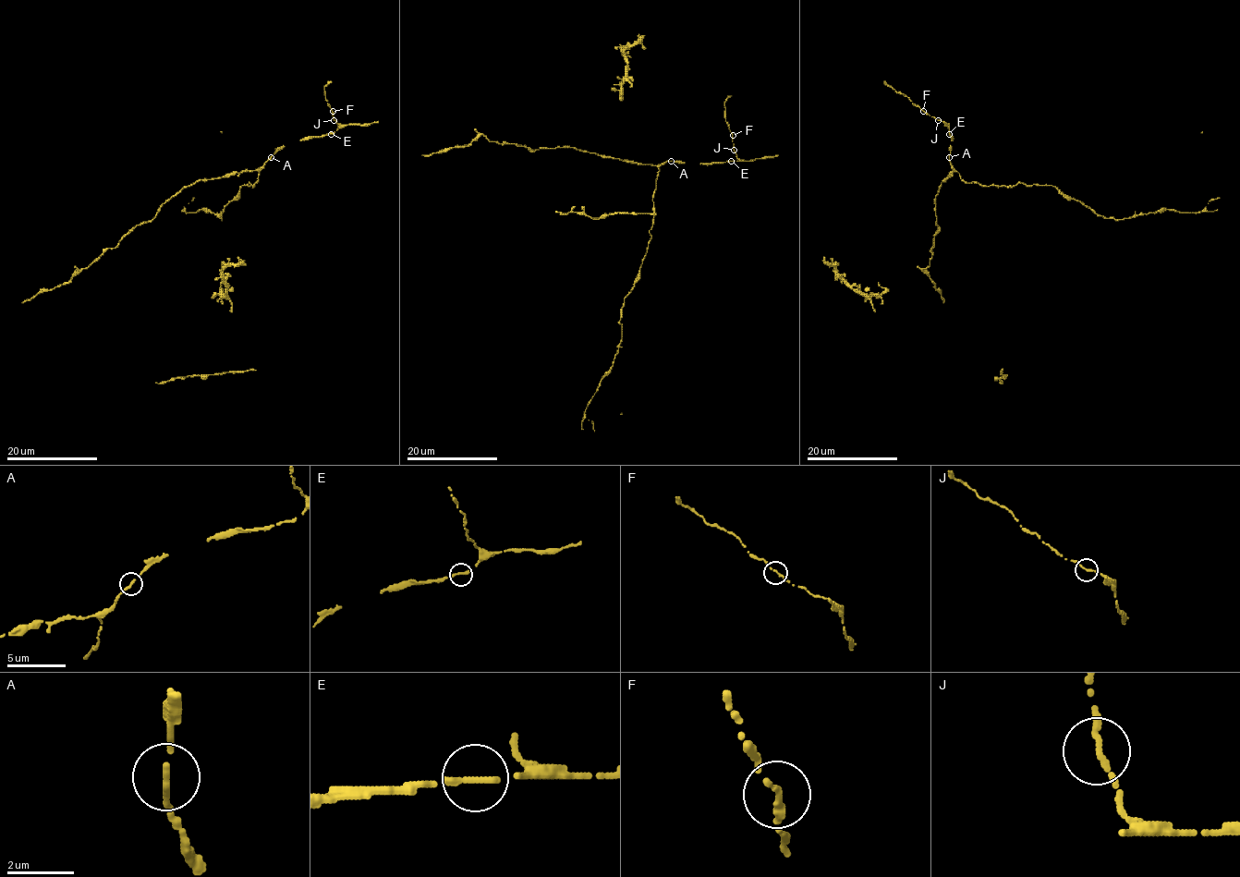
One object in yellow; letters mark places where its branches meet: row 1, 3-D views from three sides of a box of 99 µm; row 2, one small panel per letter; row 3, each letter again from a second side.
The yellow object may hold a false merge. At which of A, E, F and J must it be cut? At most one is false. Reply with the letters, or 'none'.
none

